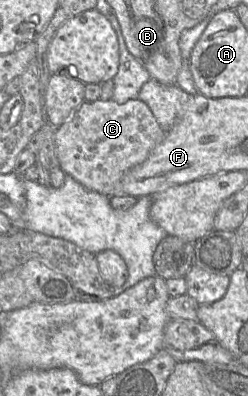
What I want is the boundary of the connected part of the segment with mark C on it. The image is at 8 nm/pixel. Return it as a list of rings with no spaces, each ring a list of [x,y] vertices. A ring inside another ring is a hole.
[[[112,99],[84,101],[63,124],[54,131],[56,155],[65,174],[83,185],[108,197],[121,196],[122,179],[127,171],[143,163],[165,138],[166,131],[159,125],[152,111],[140,99],[119,104]]]

